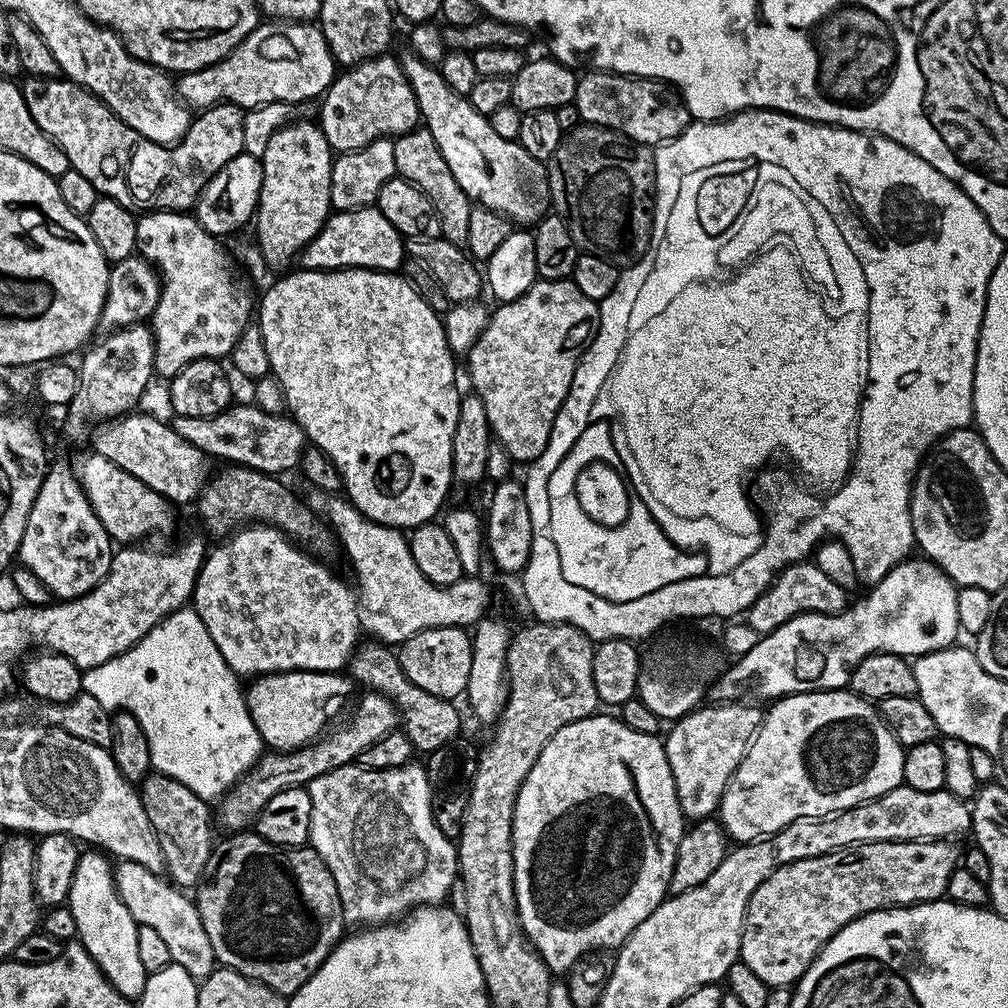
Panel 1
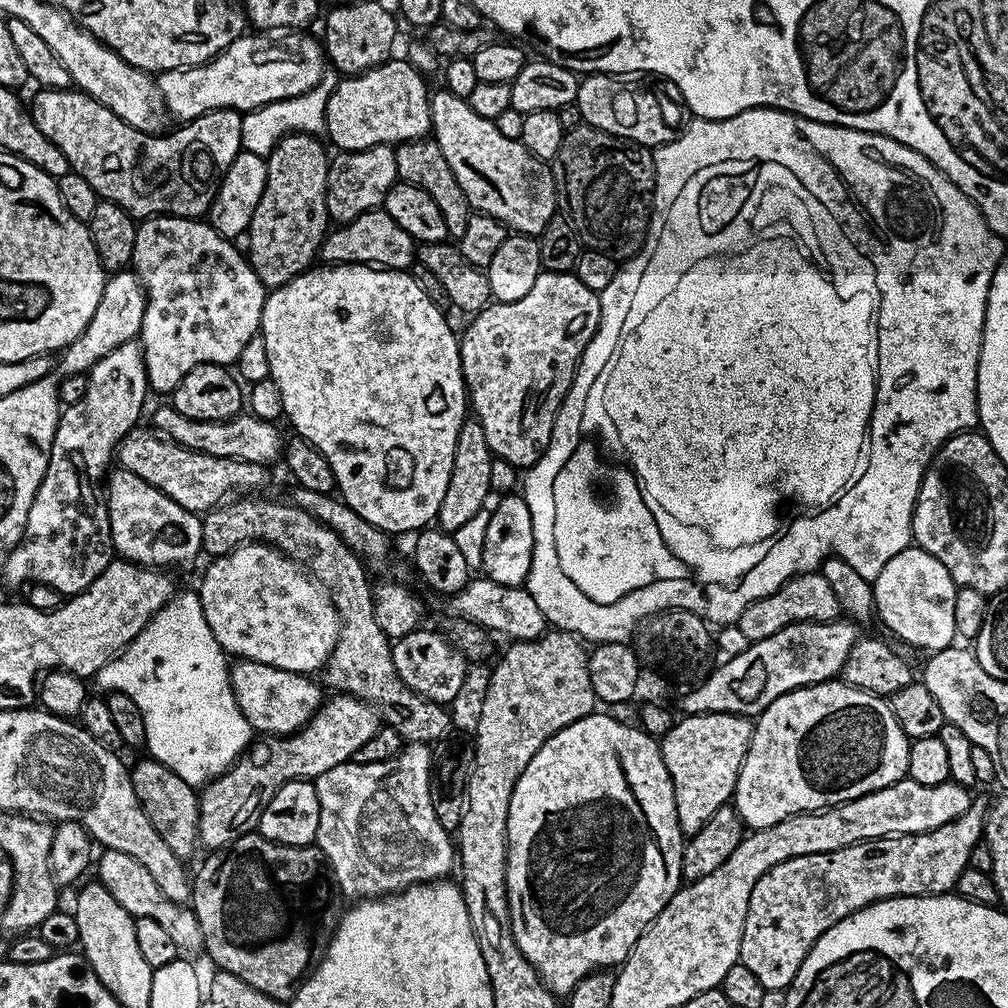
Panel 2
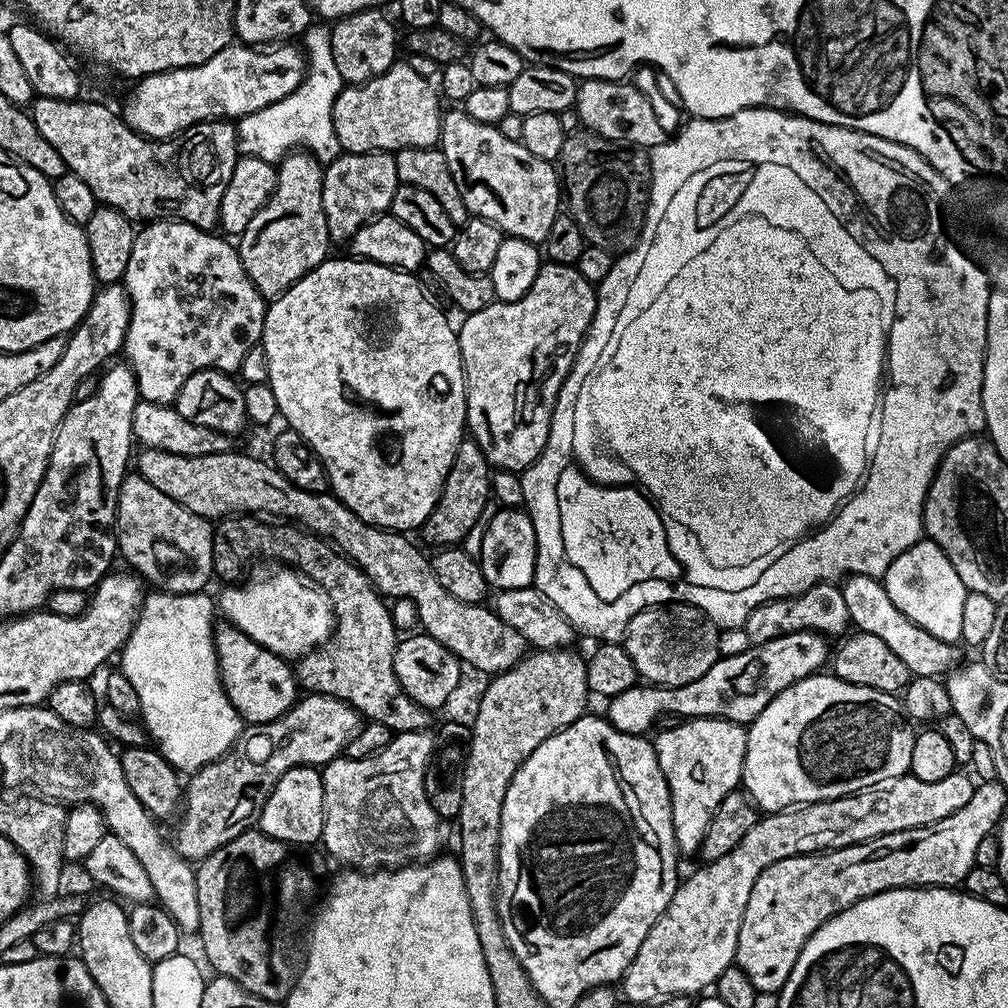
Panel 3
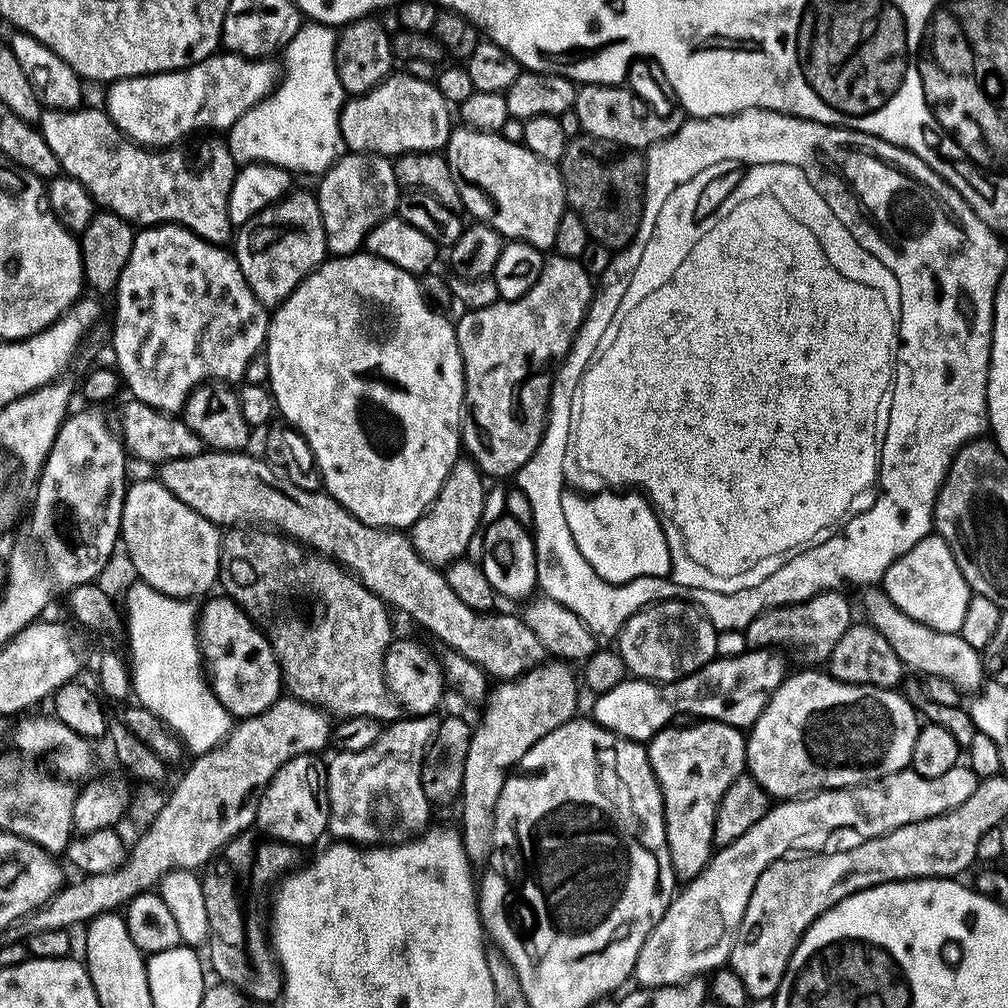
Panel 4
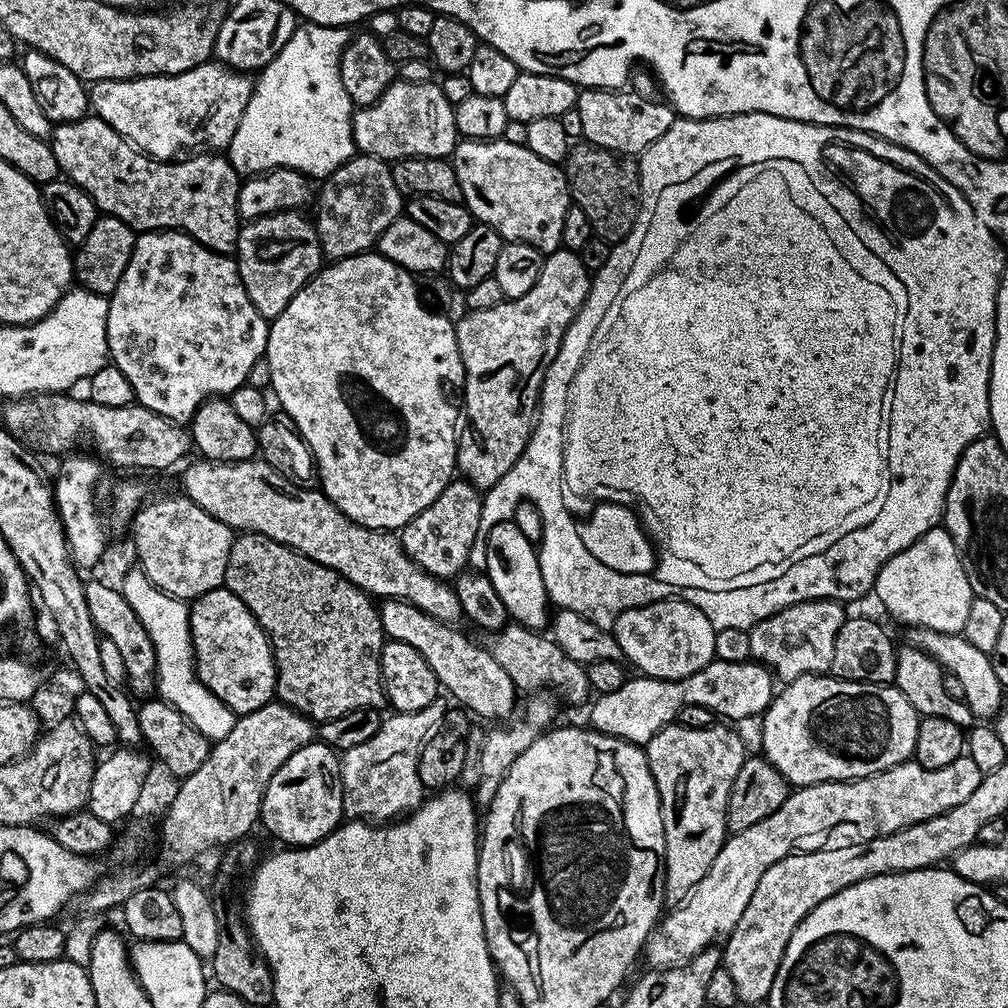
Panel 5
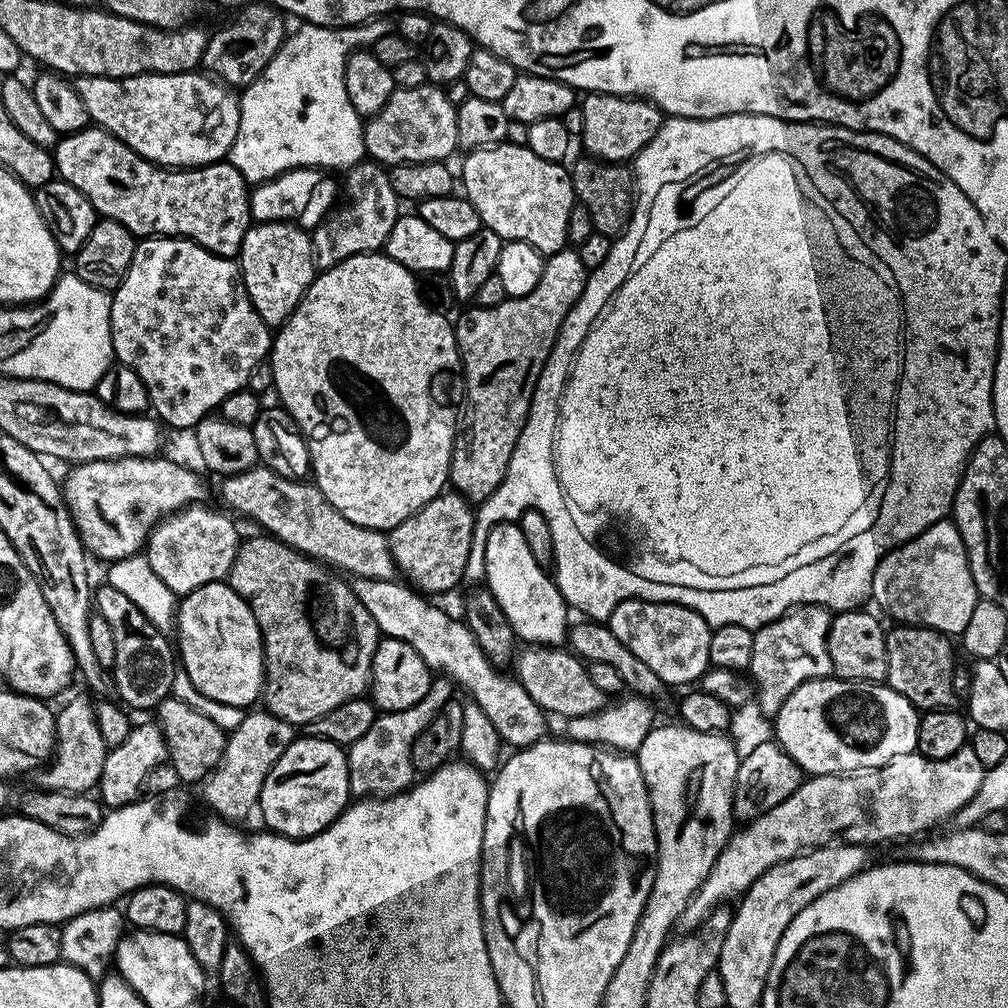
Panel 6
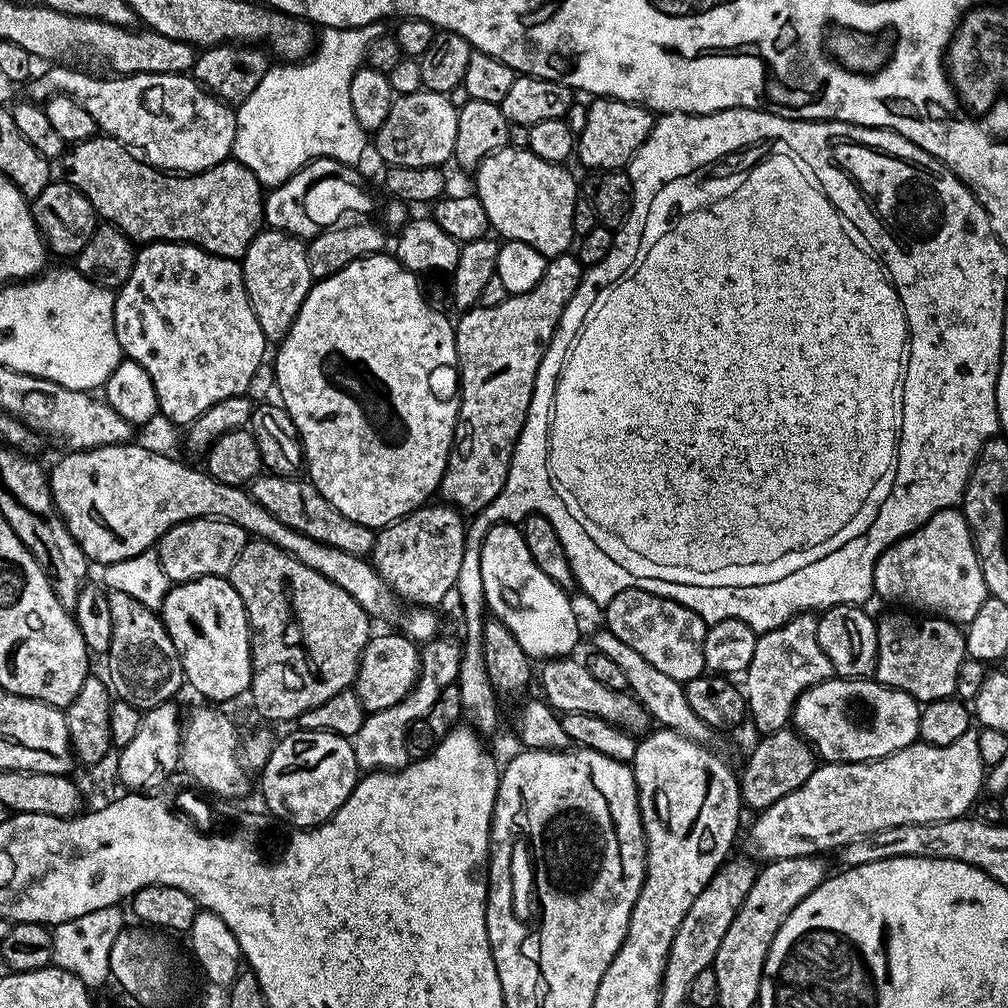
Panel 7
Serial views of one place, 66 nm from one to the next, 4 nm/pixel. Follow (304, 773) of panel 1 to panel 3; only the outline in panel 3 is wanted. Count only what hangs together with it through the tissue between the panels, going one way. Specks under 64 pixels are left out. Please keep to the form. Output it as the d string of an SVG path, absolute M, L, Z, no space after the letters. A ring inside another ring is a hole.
M307 693L286 714L265 724L245 727L225 756L191 773L189 780L192 781L189 784L187 781L182 792L182 811L178 816L180 825L176 828L174 839L176 851L189 862L199 862L214 850L226 846L226 842L238 838L238 834L249 831L259 821L266 798L282 774L299 765L320 768L336 759L345 751L349 738L359 725L359 712L344 700L320 693Z

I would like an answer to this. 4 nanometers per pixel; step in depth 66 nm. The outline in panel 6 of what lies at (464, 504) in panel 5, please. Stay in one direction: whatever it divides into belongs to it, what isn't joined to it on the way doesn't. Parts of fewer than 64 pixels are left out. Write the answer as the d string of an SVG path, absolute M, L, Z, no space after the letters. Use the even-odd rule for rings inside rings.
M445 490L430 502L426 502L426 506L422 506L414 515L387 533L388 549L399 575L411 587L424 594L450 591L456 583L464 580L475 521L473 505L455 490Z

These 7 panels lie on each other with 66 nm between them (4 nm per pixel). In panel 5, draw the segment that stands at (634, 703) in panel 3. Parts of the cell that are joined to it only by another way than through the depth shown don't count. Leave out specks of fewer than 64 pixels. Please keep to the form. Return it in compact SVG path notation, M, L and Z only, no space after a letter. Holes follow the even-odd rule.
M749 658L742 662L726 662L725 660L713 659L705 668L690 674L681 680L653 680L651 678L641 679L640 684L640 712L632 716L632 728L616 729L616 724L608 720L602 724L603 731L614 733L619 740L629 740L631 744L647 746L655 736L664 728L669 727L679 717L680 711L686 706L706 706L717 717L725 716L728 720L748 720L751 716L759 717L768 711L774 695L774 677L763 664Z

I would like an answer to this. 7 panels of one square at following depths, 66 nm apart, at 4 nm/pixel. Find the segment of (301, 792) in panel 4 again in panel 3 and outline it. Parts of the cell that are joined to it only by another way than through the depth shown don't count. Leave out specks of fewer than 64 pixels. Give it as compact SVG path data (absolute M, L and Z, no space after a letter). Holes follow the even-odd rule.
M299 765L287 770L278 778L274 790L266 798L264 809L260 812L259 831L270 838L281 840L293 846L312 846L324 834L324 791L322 772L319 767Z

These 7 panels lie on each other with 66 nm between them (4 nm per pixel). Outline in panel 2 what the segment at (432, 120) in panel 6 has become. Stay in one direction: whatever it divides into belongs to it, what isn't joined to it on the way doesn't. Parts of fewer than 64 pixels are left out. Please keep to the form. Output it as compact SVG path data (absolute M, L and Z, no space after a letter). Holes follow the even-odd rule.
M389 58L376 68L366 70L357 76L345 76L339 81L339 83L337 83L336 89L332 91L330 98L326 102L326 122L324 123L324 132L326 133L326 136L329 136L329 138L332 139L333 145L331 144L331 147L333 149L336 147L336 150L339 150L340 152L361 152L362 150L373 148L379 144L390 144L395 146L397 144L404 144L407 140L422 140L431 133L432 101L430 99L430 88L427 88L427 86L424 85L424 83L426 83L425 77L421 75L421 72L418 70L414 70L414 66L410 66L407 59L396 59L397 58Z

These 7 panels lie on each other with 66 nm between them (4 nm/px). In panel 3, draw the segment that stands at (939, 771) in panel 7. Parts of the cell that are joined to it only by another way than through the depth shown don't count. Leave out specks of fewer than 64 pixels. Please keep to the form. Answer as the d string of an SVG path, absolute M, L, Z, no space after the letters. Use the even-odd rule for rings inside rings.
M952 772L942 778L942 782L918 782L918 778L905 774L842 798L761 815L730 854L707 861L700 866L704 868L677 883L670 906L666 906L658 922L650 926L650 934L646 934L634 962L630 962L623 974L623 999L625 996L632 1004L651 1005L670 996L691 997L692 992L700 994L711 989L718 974L736 959L742 914L746 902L750 902L750 890L754 890L754 882L758 882L758 874L762 874L766 866L782 858L819 854L873 840L882 834L938 822L970 802L974 780L971 775L963 776L962 772Z

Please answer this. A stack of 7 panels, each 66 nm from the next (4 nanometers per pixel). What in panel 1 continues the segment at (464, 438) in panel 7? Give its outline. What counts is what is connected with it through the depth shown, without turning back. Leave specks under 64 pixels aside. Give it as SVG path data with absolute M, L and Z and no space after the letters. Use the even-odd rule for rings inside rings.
M569 278L567 280L542 280L537 279L536 283L530 286L530 290L526 290L526 294L522 294L516 300L506 300L499 305L500 309L493 311L488 318L488 324L482 330L482 334L474 342L474 346L466 353L468 360L468 376L472 379L475 395L482 398L482 406L486 406L486 418L492 427L492 435L495 443L503 446L508 451L509 457L513 461L525 460L531 462L539 458L542 450L546 450L548 439L552 433L554 426L554 418L558 414L558 410L562 406L562 402L566 398L566 394L570 390L570 386L574 382L574 374L577 366L580 365L580 357L585 348L588 347L591 339L596 334L596 327L600 321L600 305L597 301L586 298L586 294L582 294L582 290L578 290L578 286Z

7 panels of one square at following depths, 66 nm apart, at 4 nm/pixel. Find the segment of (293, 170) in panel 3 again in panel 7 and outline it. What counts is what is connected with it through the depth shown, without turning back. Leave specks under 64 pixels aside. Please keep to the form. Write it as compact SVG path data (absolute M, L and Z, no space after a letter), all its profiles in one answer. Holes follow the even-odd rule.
M261 230L250 242L242 258L242 267L244 285L258 318L258 326L262 326L265 341L284 340L290 326L294 326L294 318L314 283L305 241L287 232Z

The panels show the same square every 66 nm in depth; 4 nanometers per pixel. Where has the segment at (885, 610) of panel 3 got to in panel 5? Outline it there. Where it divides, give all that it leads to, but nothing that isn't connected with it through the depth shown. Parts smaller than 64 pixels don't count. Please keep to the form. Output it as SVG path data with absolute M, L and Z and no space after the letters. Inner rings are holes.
M915 626L907 629L907 643L917 650L923 650L927 655L939 662L947 675L959 678L966 690L964 703L967 704L973 717L992 718L999 713L1000 705L1005 703L1006 689L998 678L992 665L992 656L978 650L978 646L970 646L970 642L962 634L945 634L929 628Z

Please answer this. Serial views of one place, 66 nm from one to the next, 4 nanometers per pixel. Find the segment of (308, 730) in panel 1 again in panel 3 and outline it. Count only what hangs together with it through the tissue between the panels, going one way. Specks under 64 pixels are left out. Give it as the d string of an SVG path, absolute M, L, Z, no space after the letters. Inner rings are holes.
M227 622L215 625L214 639L216 661L220 667L220 685L245 725L265 724L292 708L298 700L298 681L293 665L285 657L276 656L270 650L258 646L258 642Z

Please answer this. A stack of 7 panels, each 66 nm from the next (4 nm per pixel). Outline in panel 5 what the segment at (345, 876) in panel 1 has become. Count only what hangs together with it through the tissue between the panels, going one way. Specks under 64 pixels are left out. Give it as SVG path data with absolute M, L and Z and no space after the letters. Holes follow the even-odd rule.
M437 698L422 710L396 712L392 717L381 719L378 734L367 742L361 742L340 756L340 786L344 790L344 814L348 818L359 818L365 822L392 822L410 814L420 807L426 790L418 778L418 758L422 746L432 737L432 732L442 722L450 704L447 699Z

